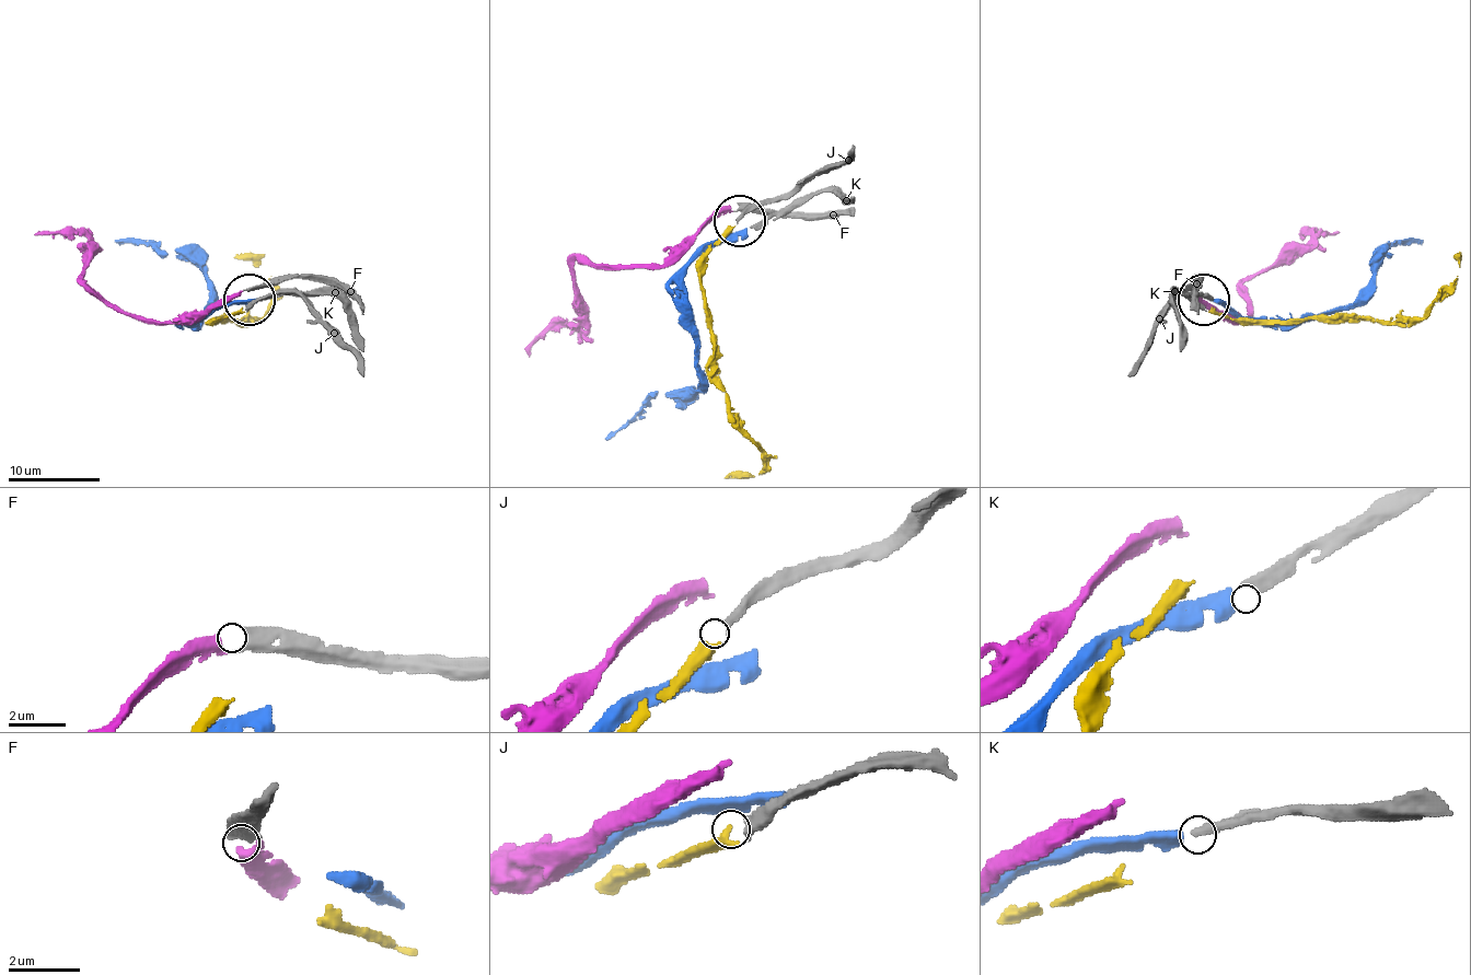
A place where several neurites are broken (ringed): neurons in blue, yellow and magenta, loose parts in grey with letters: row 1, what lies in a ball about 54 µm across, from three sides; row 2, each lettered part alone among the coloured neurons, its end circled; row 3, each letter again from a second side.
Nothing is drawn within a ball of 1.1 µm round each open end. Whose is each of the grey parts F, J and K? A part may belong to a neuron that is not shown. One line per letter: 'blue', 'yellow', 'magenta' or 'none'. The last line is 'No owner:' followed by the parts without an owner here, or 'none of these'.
F: magenta
J: yellow
K: blue
No owner: none of these

